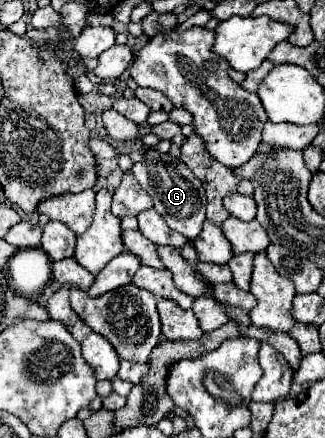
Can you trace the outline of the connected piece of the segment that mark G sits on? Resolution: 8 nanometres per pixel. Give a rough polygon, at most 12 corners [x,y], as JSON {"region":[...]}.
{"region":[[144,152],[134,178],[164,222],[190,242],[206,220],[206,194],[170,154]]}

